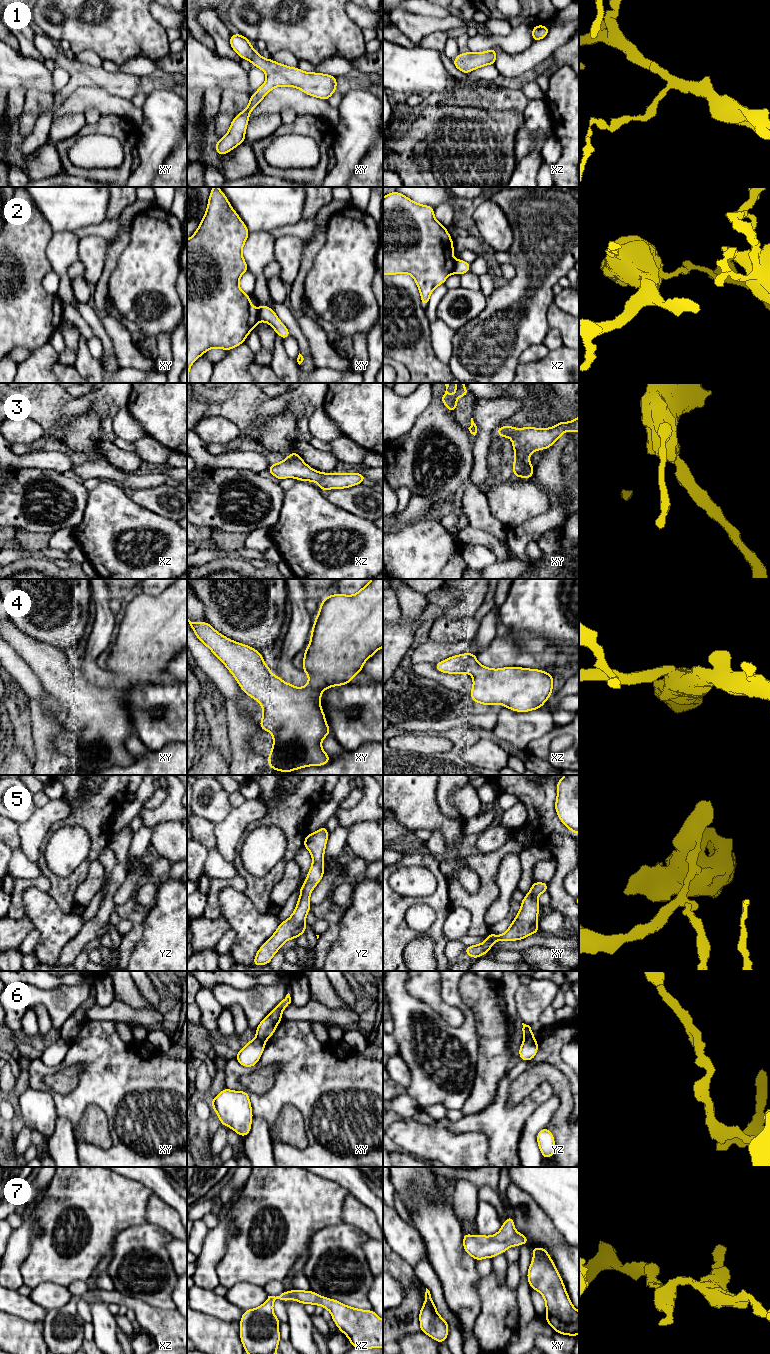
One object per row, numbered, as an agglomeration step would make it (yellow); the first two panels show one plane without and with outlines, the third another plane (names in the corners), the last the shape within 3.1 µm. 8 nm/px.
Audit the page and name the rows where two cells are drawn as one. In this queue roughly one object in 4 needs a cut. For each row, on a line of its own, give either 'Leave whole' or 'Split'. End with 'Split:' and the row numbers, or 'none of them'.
1: Leave whole
2: Split
3: Leave whole
4: Leave whole
5: Leave whole
6: Split
7: Leave whole
Split: 2, 6

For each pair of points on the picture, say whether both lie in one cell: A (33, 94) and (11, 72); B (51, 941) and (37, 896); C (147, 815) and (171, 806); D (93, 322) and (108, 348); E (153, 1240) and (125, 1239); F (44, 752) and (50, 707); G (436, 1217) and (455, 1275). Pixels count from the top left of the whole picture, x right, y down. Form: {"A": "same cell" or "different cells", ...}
{"A": "different cells", "B": "same cell", "C": "same cell", "D": "same cell", "E": "same cell", "F": "different cells", "G": "same cell"}

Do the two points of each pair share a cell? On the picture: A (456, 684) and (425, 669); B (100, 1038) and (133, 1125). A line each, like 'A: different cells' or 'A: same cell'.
A: same cell
B: same cell

